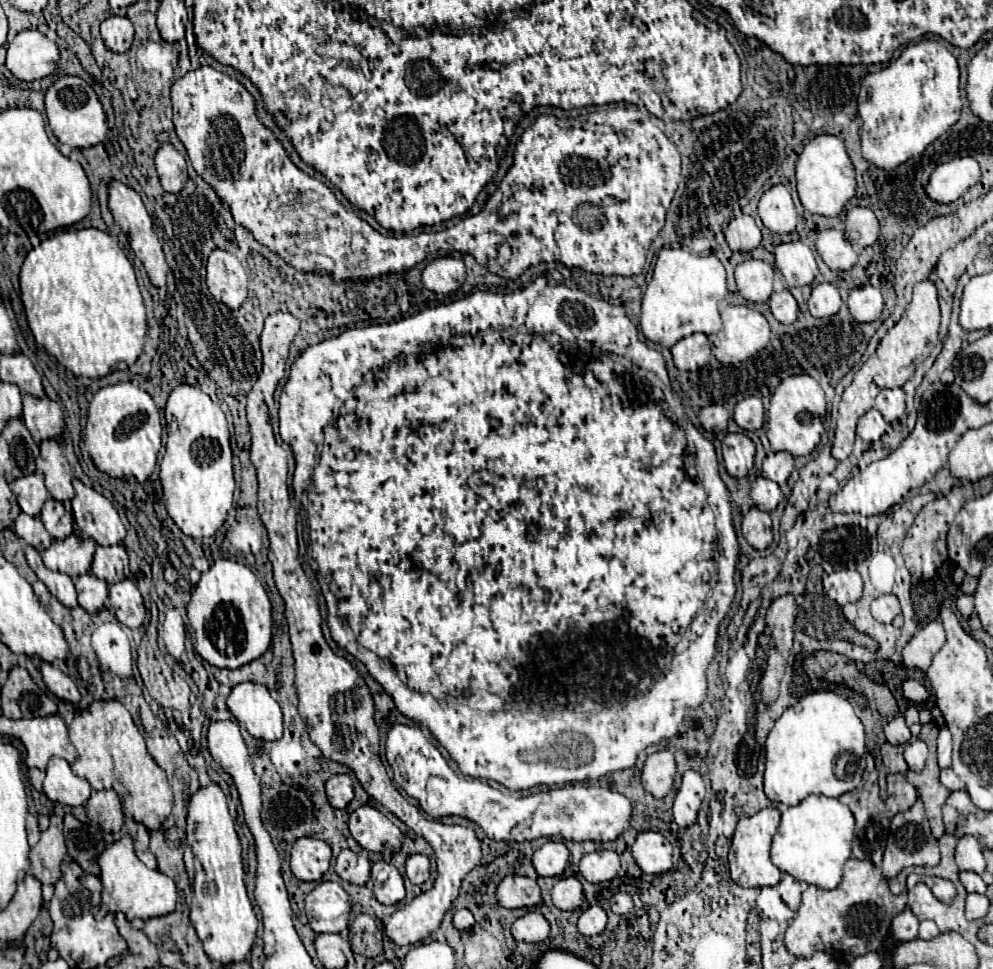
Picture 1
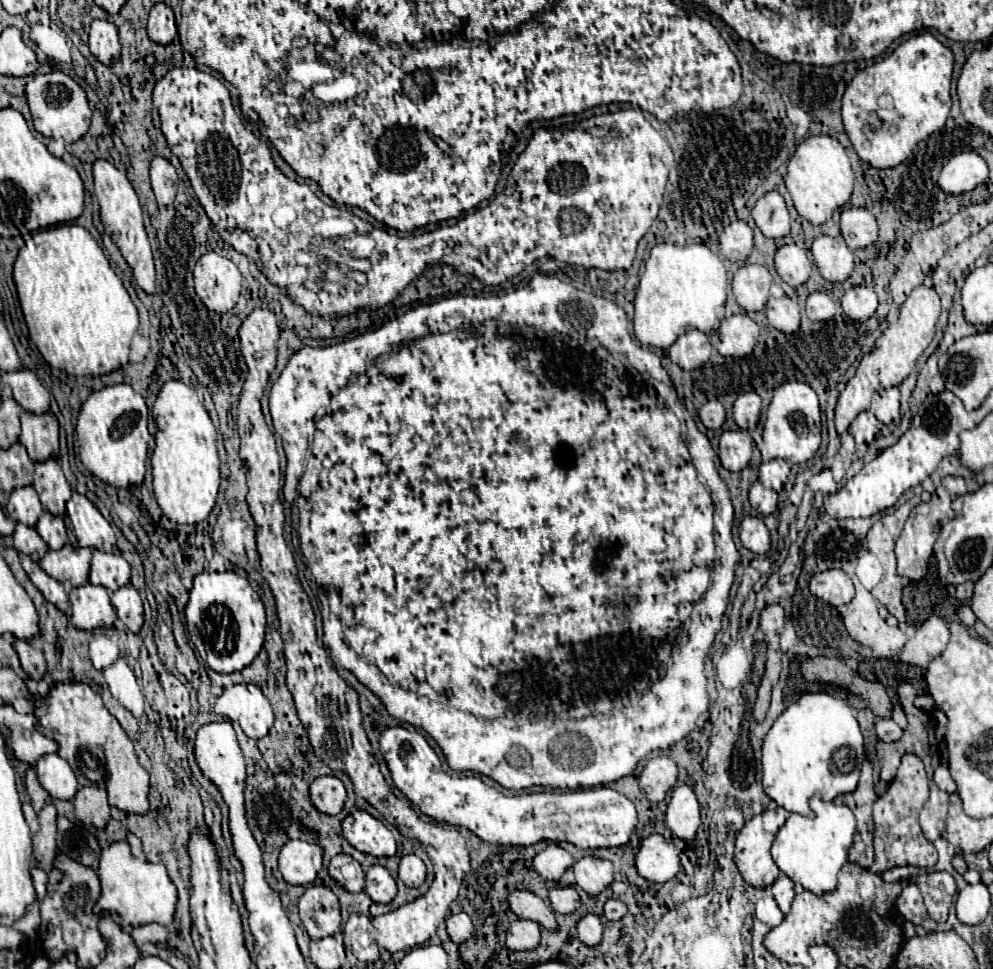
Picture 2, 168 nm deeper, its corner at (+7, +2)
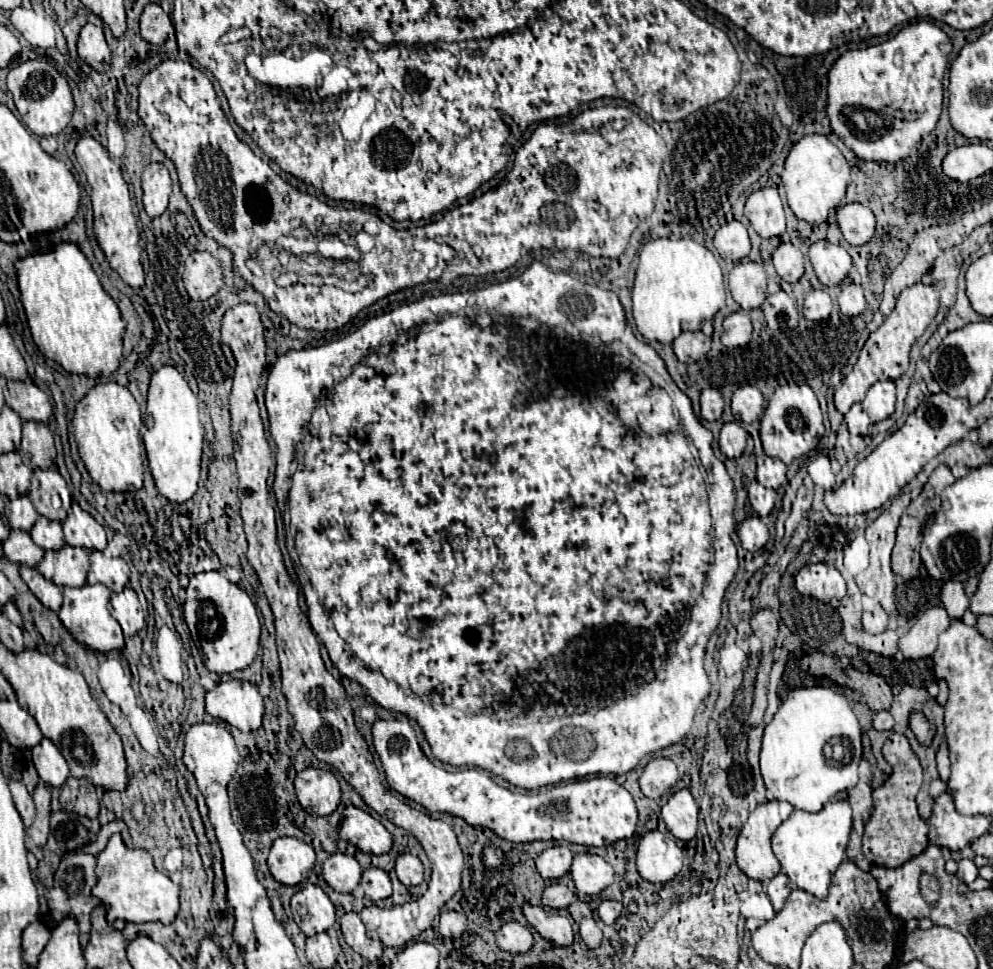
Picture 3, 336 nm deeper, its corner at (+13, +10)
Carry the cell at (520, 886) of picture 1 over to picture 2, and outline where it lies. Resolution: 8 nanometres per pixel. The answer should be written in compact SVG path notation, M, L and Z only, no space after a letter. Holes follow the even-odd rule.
M515 890L511 892L509 896L509 906L511 910L519 916L519 918L525 918L525 920L535 920L539 926L547 928L549 932L555 932L559 930L559 924L555 920L555 914L553 910L549 910L545 906L545 902L533 894L533 892L525 892L525 890Z

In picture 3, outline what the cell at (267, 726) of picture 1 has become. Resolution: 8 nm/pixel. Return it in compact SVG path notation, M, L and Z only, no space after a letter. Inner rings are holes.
M245 680L219 682L211 692L207 692L205 704L211 716L229 722L241 732L257 730L265 710L257 686Z

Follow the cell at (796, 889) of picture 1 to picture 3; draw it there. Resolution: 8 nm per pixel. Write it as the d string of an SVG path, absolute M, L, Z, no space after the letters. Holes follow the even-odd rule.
M779 872L775 878L771 878L767 882L767 894L769 894L771 904L773 904L773 908L777 912L781 910L781 906L783 906L785 898L789 896L789 892L791 892L791 882L789 882L789 878L783 872Z

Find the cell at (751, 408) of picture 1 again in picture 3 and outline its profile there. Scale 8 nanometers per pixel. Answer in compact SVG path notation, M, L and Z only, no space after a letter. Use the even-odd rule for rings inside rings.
M745 384L733 394L731 410L737 422L751 424L759 418L759 414L763 414L763 394L755 386Z

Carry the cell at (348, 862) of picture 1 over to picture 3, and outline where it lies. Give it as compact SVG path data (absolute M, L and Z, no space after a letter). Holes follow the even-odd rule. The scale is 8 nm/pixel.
M335 852L323 862L323 878L337 892L353 892L361 880L361 866L353 856Z

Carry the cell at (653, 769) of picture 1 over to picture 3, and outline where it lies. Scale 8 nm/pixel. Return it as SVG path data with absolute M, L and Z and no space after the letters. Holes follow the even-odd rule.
M669 758L649 760L639 778L641 792L653 800L659 800L675 782L677 782L677 766Z

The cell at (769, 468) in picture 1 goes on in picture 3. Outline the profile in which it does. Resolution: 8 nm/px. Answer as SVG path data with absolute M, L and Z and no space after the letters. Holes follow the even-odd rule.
M765 458L757 464L757 480L765 488L777 490L779 486L784 486L787 482L786 472L787 466L777 458Z

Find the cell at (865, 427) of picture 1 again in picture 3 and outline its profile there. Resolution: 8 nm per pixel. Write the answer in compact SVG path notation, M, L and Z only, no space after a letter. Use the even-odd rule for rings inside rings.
M853 404L851 410L845 414L845 422L849 422L849 432L851 434L859 434L859 436L865 436L869 434L869 416L867 412L861 408L861 404Z

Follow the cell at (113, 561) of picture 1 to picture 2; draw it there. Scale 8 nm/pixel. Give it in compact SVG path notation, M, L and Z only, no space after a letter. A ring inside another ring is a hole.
M113 548L111 552L93 552L93 562L91 562L91 584L105 586L107 590L117 590L125 586L131 578L131 566L123 558L118 549Z

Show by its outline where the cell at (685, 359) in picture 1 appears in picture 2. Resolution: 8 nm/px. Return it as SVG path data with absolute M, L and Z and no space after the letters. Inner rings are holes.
M689 330L667 350L669 358L683 370L693 370L703 366L711 356L711 342L705 332Z

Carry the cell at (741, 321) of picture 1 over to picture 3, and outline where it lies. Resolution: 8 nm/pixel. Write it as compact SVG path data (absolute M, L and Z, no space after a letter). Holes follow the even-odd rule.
M737 310L723 320L723 332L721 332L721 342L729 348L735 346L745 346L751 340L751 320L749 312Z

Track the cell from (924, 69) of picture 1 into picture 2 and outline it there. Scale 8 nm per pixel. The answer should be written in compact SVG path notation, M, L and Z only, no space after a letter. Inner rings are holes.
M929 32L911 36L909 40L899 44L891 56L883 58L881 62L875 62L869 68L859 70L847 84L845 94L841 98L841 116L845 132L859 158L869 162L873 168L893 168L913 156L919 140L941 132L951 110L951 96L949 96L951 74L953 74L953 52Z

